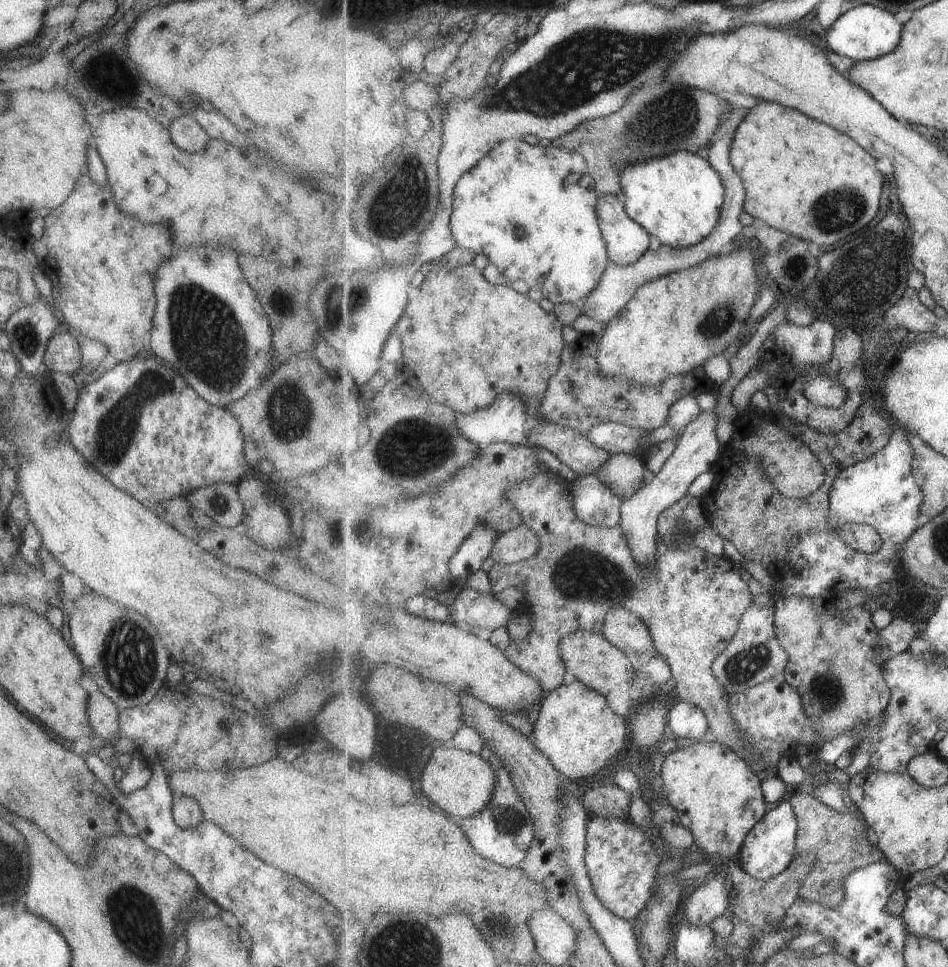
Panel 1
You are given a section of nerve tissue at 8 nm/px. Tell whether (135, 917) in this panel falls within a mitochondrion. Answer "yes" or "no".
yes

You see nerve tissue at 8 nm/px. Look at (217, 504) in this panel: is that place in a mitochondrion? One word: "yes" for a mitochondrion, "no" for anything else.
yes

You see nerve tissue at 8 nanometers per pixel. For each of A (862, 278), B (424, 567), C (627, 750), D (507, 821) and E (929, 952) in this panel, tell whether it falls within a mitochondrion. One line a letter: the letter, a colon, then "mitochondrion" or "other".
A: mitochondrion
B: other
C: other
D: mitochondrion
E: other

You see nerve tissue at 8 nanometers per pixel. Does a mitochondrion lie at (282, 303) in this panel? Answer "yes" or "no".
yes

